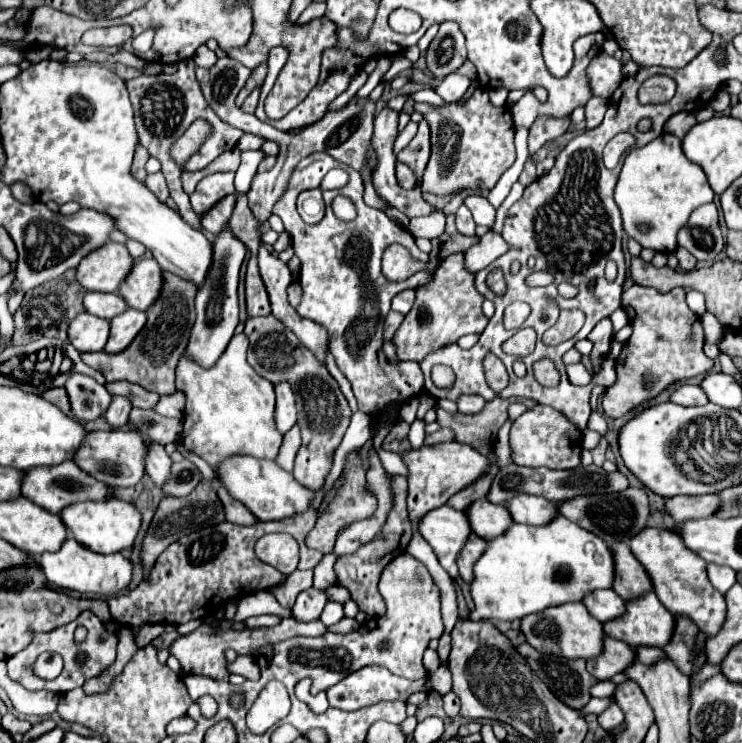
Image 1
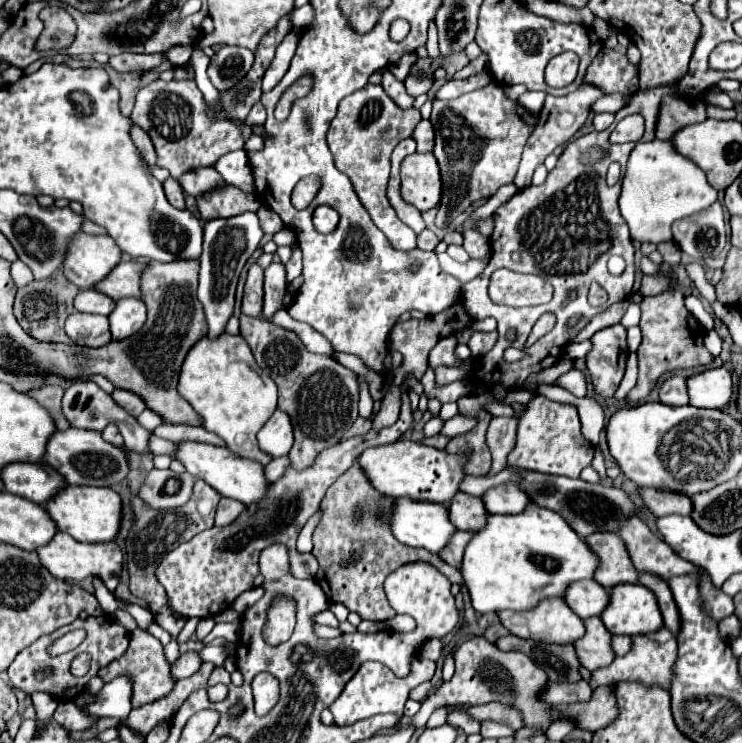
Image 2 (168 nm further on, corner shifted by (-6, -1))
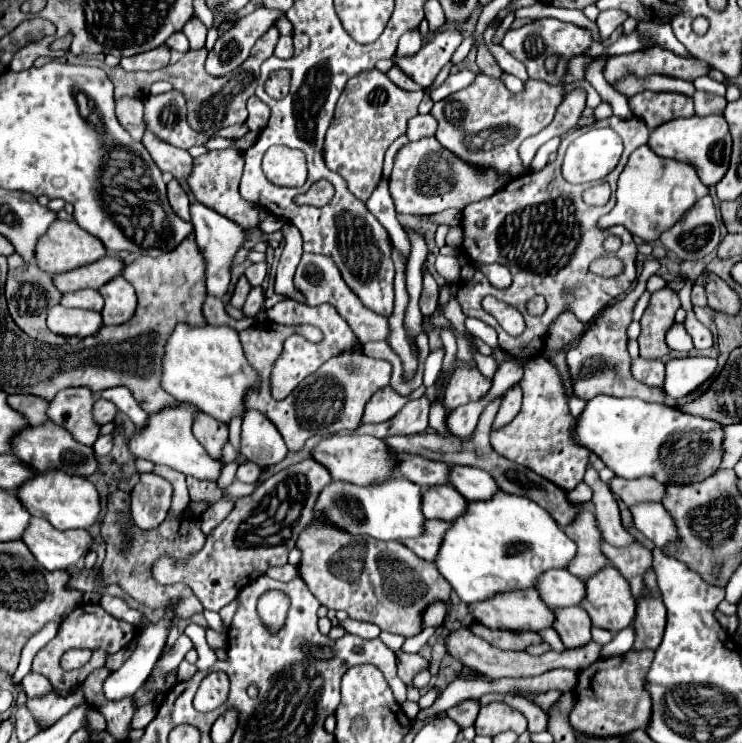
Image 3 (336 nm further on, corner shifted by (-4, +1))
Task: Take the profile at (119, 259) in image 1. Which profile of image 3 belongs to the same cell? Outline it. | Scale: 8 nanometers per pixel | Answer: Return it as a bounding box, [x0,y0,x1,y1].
[35,220,107,274]

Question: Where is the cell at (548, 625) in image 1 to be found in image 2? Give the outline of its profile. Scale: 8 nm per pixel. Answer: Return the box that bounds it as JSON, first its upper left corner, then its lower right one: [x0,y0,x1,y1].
[497,598,585,644]

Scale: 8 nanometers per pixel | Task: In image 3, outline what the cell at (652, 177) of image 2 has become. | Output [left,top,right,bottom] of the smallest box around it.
[599,144,709,242]

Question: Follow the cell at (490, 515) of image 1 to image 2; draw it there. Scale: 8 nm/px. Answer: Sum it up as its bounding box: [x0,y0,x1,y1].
[447,492,487,532]

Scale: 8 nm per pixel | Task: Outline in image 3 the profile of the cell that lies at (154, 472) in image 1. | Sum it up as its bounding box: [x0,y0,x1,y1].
[47,388,101,446]

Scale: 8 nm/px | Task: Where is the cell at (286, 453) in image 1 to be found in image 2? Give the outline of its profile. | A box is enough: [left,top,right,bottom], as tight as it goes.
[265,458,289,482]

